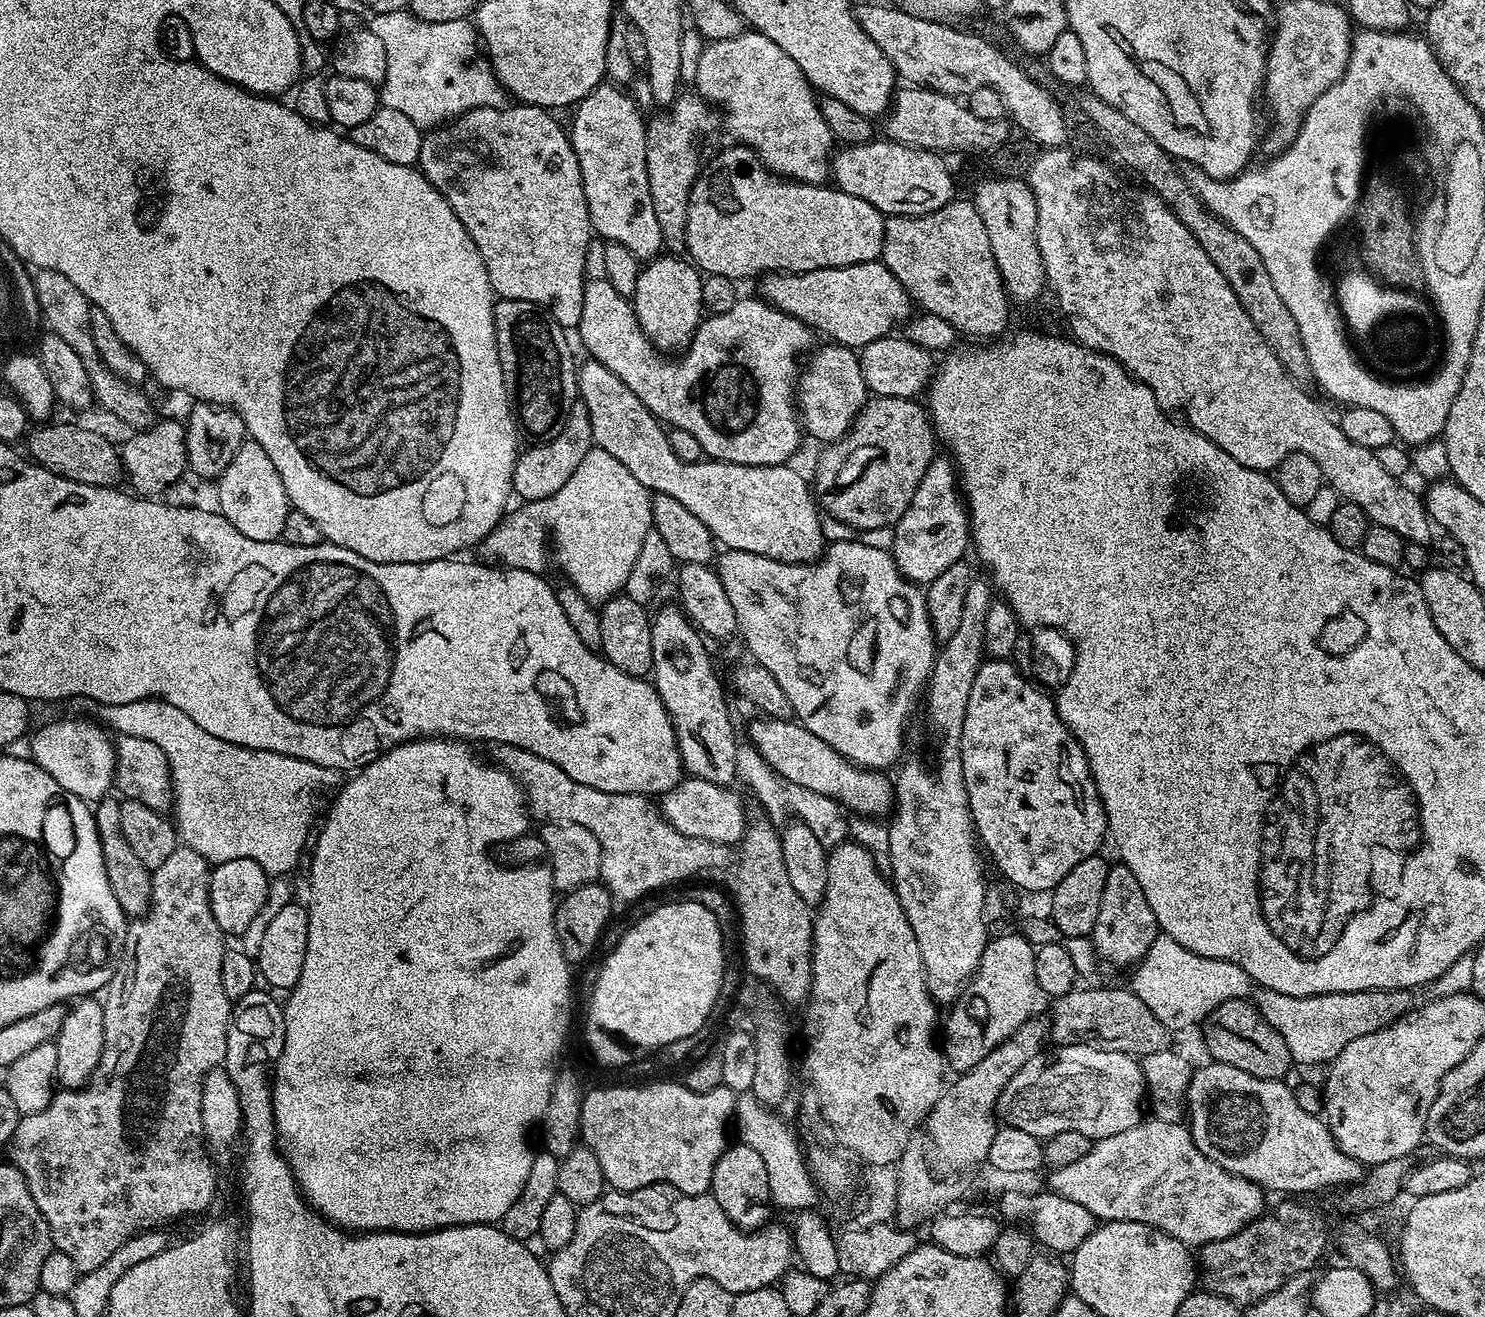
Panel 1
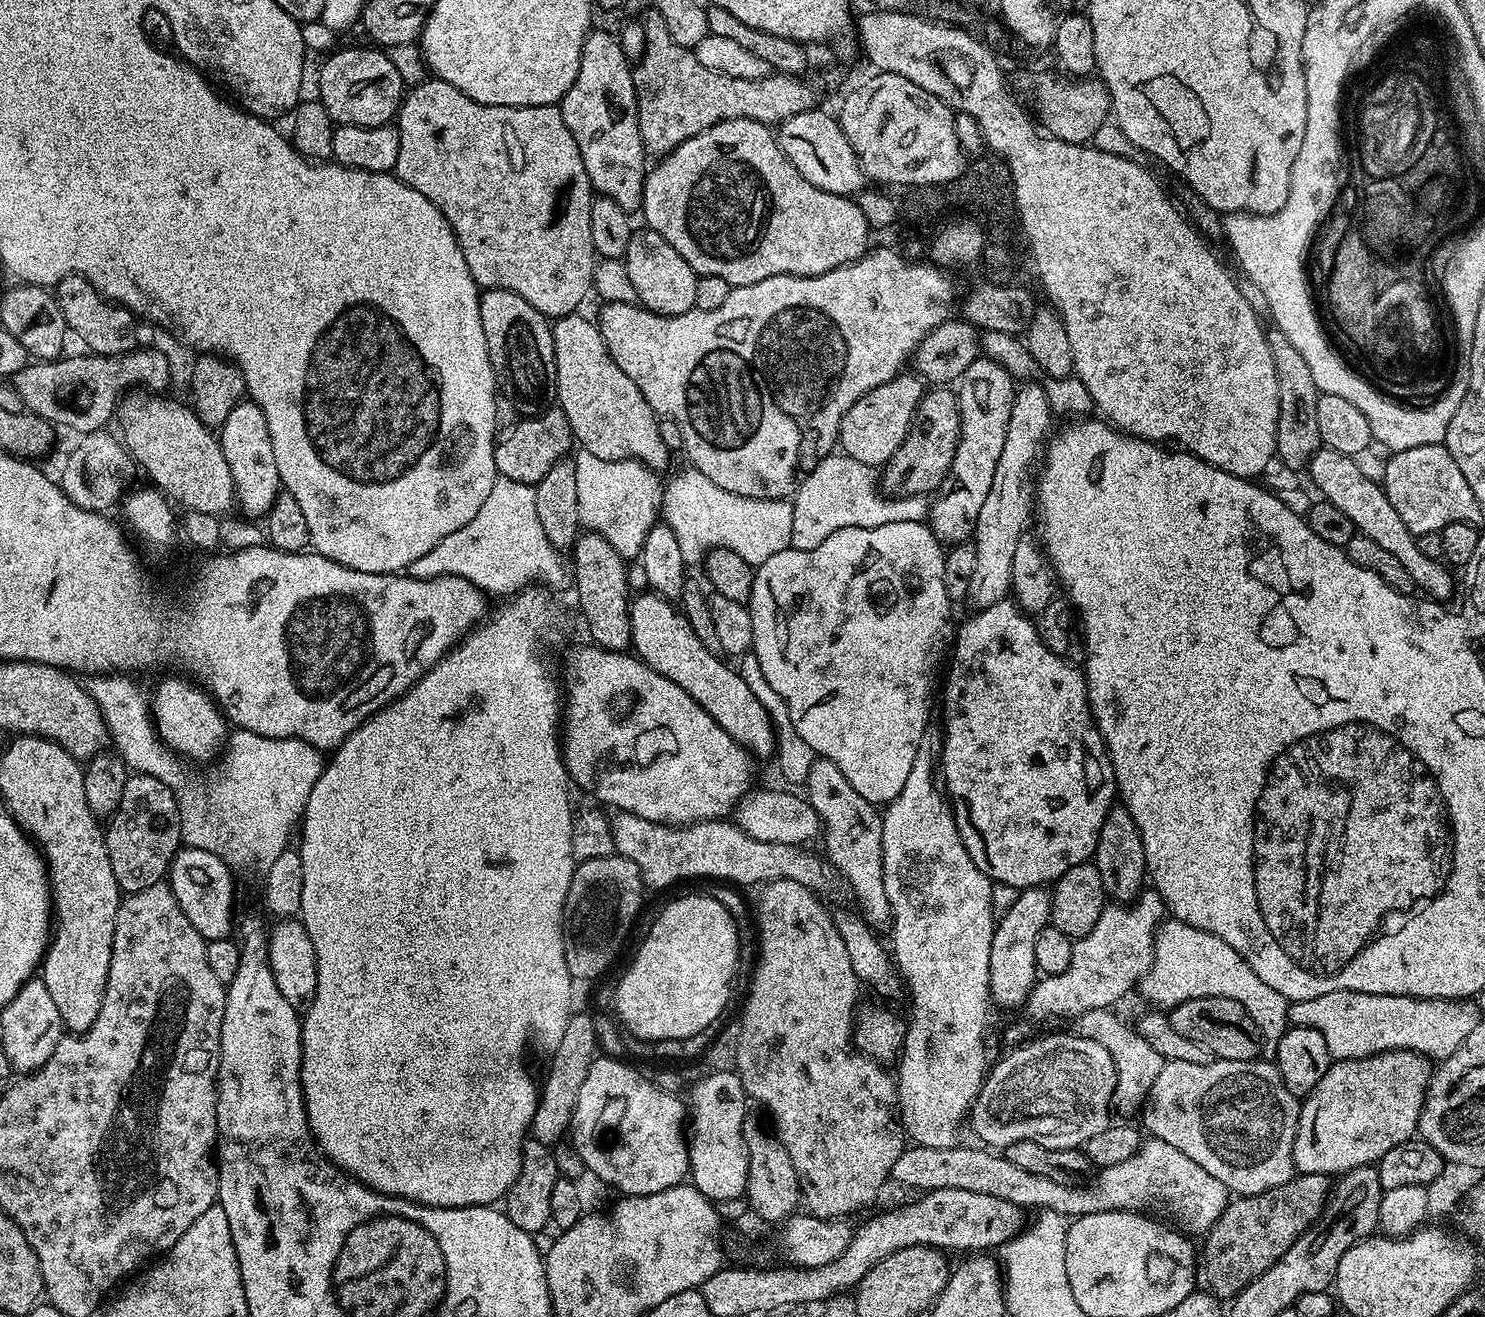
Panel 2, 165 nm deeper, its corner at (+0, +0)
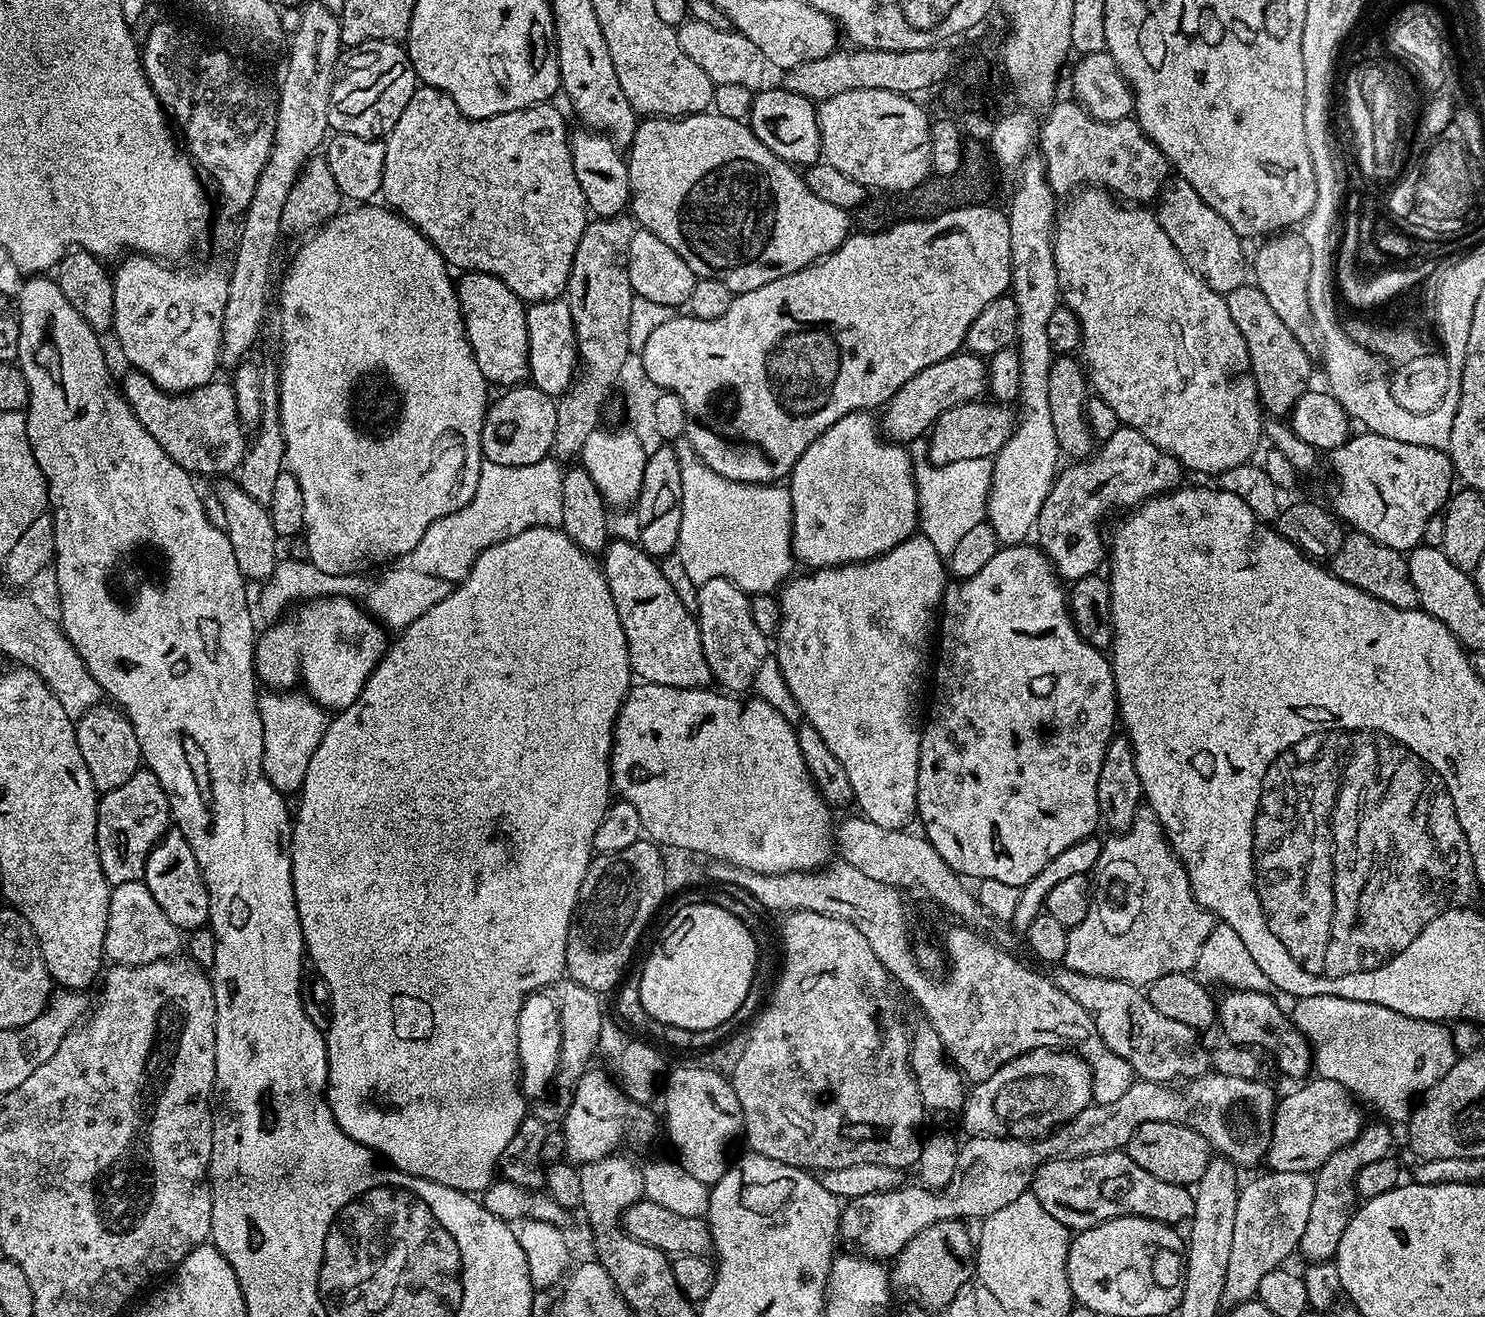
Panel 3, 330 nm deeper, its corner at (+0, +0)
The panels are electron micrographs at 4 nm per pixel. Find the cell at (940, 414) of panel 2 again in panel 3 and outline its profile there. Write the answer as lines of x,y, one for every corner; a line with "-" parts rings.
1000,402
959,404
938,417
927,437
929,460
938,467
970,458
995,457
1016,428
1017,417
1011,407

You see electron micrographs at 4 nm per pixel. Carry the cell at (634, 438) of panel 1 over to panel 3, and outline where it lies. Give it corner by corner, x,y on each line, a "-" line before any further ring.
567,299
538,300
526,308
528,331
528,371
531,383
546,395
559,398
567,392
578,375
576,335

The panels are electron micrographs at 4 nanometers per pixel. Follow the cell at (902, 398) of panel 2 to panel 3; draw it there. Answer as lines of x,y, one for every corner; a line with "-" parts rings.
961,350
954,356
942,358
942,362
934,362
926,366
926,370
918,370
910,382
906,382
890,397
883,405
884,424
882,420
882,432
889,441
909,442
923,437
931,429
932,425
946,410
950,410
959,404
970,404
981,399
980,395
985,395
988,386
988,365
985,357
976,356
975,353

